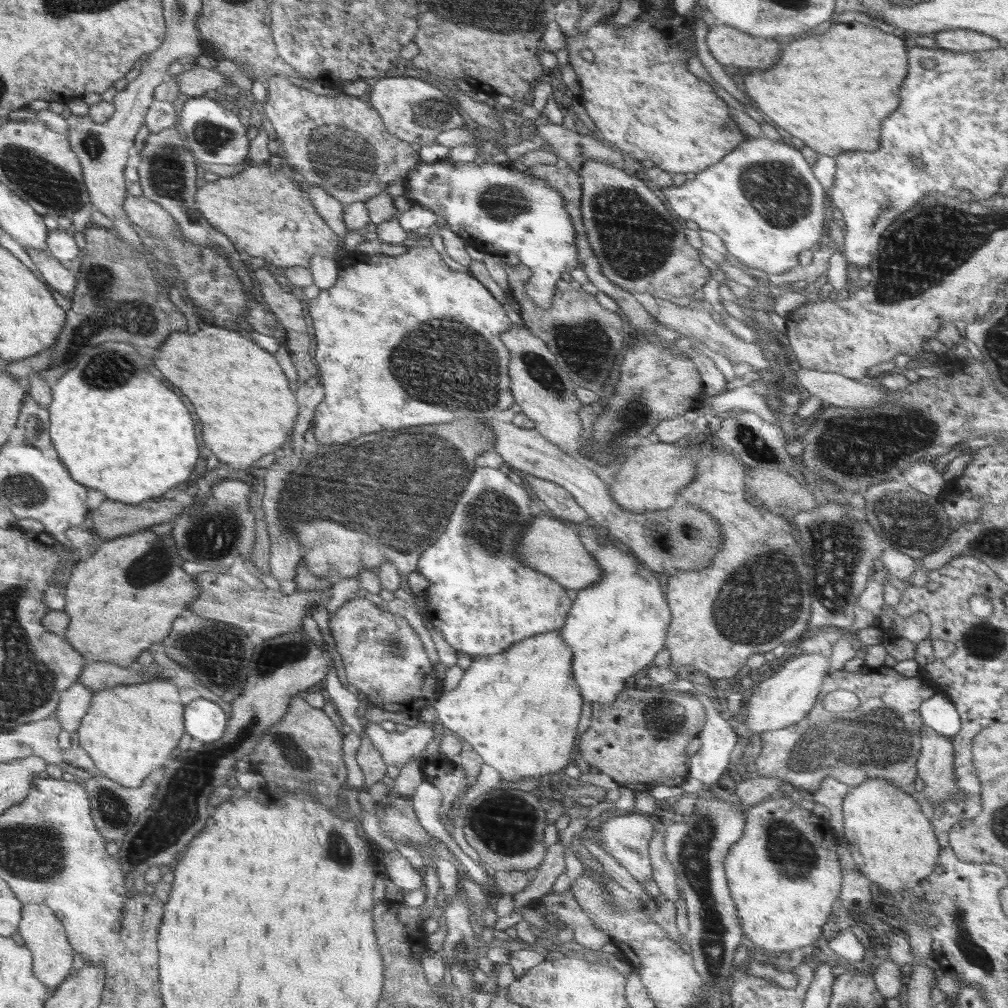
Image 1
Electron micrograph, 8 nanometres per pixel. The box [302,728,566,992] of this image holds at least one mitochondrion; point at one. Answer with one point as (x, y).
(504, 823)

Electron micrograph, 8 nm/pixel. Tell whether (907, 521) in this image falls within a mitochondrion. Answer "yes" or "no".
yes

